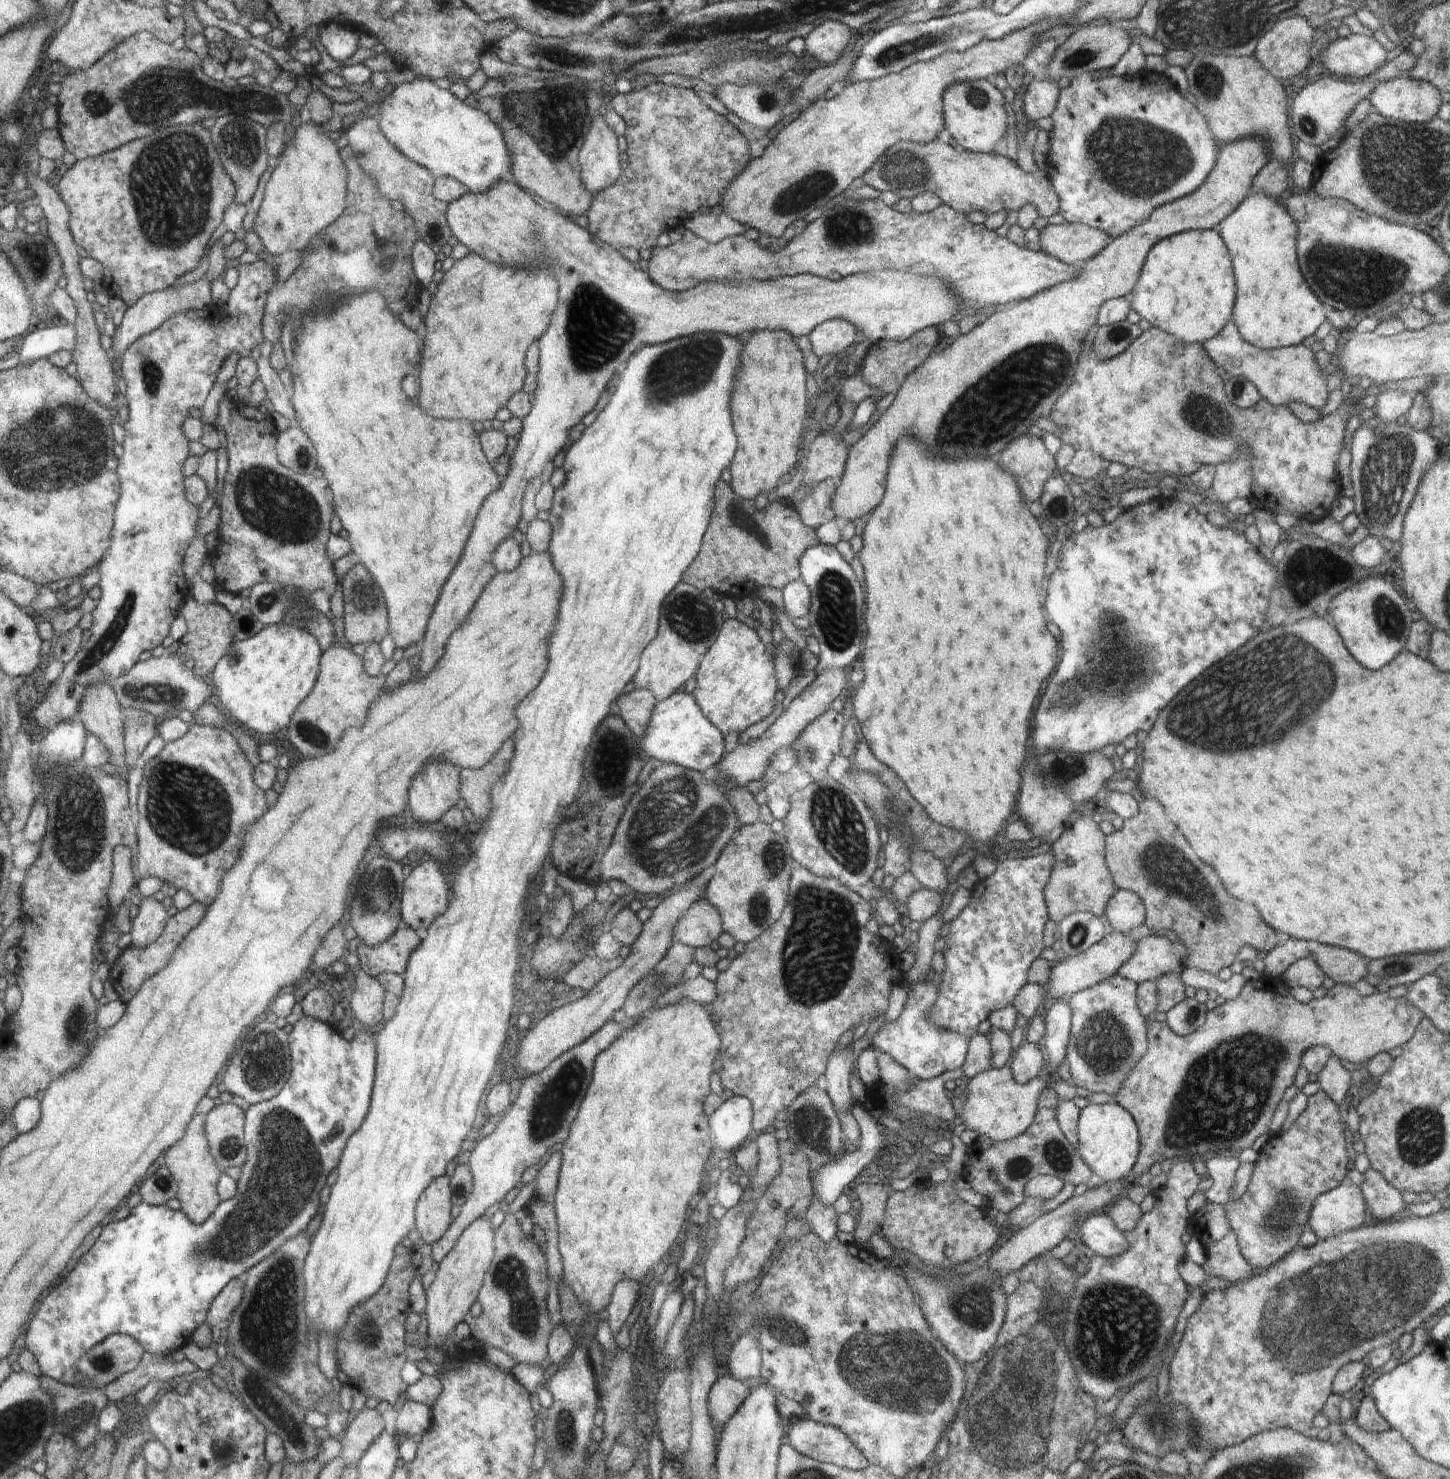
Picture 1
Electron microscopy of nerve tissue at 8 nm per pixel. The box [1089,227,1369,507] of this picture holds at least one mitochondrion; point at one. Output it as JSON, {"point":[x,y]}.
{"point":[1221,425]}

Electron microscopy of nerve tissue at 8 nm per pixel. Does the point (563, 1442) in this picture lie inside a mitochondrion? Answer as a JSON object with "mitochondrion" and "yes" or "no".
{"mitochondrion":"yes"}

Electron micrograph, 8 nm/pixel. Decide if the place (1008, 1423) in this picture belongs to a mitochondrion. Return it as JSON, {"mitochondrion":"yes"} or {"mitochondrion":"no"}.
{"mitochondrion":"yes"}

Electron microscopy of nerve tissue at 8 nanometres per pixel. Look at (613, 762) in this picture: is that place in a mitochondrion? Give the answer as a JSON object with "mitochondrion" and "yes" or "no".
{"mitochondrion":"yes"}

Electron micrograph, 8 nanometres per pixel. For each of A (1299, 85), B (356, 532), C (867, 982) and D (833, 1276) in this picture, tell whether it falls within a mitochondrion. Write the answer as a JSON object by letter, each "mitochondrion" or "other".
{"A":"other","B":"other","C":"mitochondrion","D":"other"}

